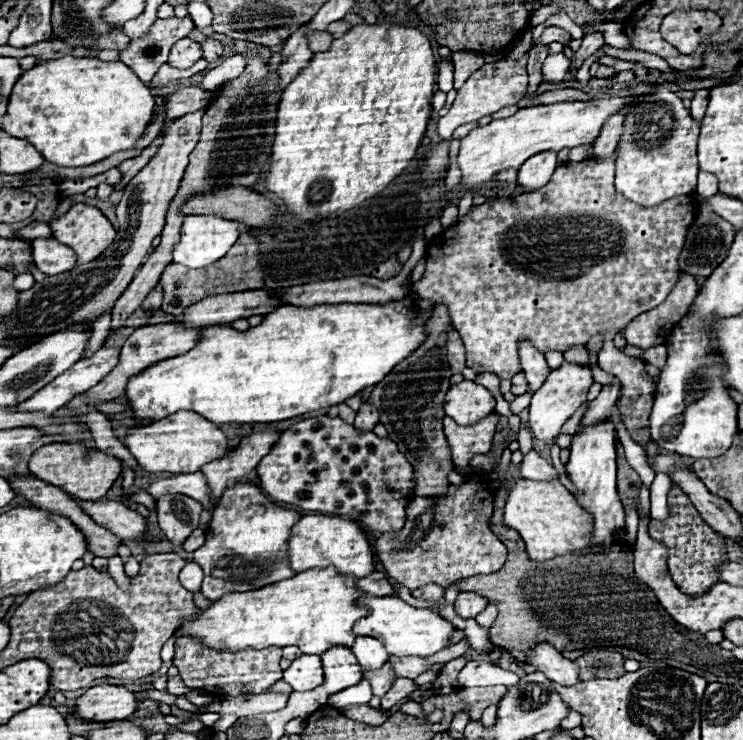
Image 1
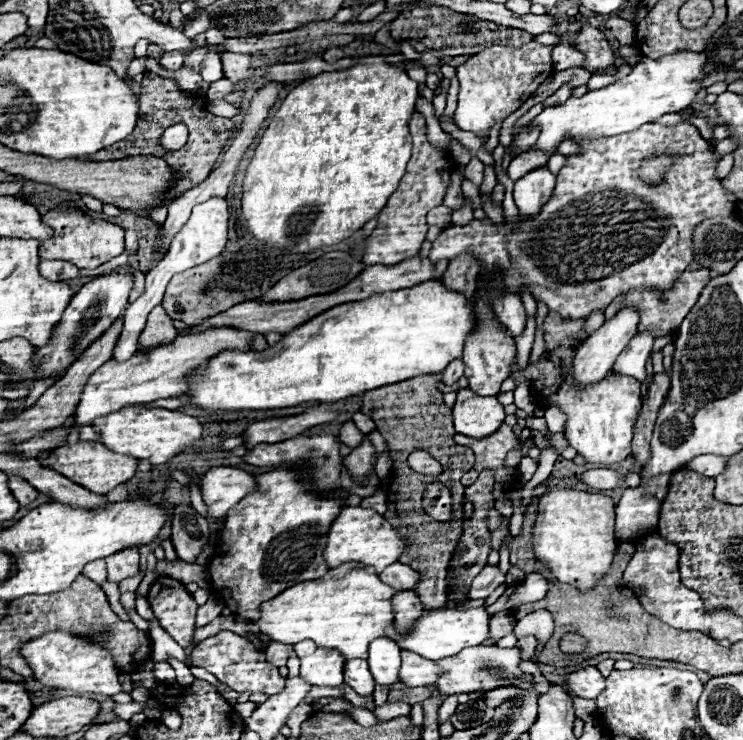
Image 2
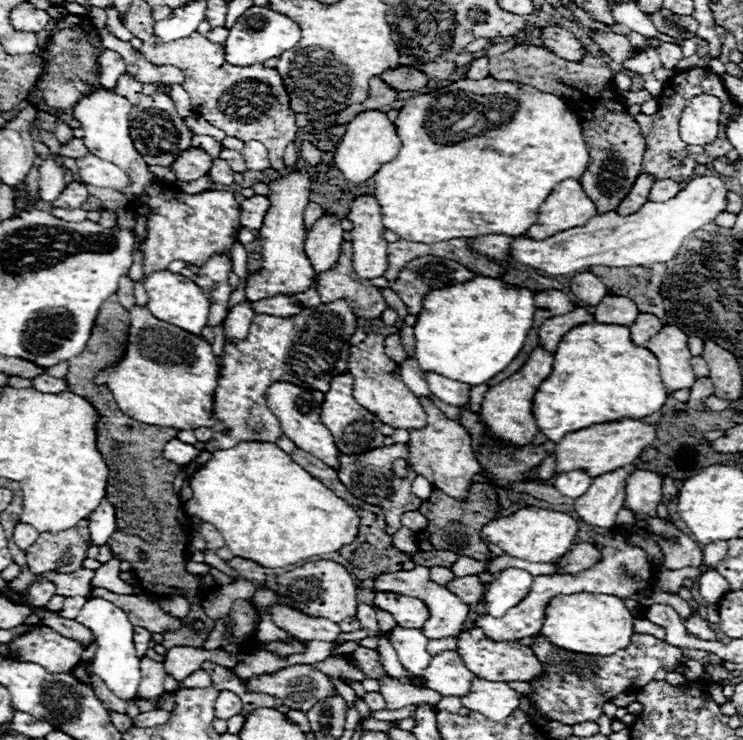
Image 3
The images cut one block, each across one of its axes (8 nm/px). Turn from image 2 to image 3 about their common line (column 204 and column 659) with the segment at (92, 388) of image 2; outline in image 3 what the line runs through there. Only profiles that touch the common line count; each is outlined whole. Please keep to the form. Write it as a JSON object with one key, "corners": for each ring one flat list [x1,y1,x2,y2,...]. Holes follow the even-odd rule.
{"corners":[[662,326,662,330,646,342,646,348,654,352,660,362,662,382,670,390,690,388,696,380,690,364,688,336,676,326]]}

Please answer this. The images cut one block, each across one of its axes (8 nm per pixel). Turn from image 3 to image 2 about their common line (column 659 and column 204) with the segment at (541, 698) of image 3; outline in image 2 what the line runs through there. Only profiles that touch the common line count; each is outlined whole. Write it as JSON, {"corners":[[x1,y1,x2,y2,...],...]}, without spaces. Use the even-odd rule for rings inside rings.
{"corners":[[222,630,216,636,210,636,198,642,188,658,188,664,204,668,206,672,214,674,220,682,230,686,236,692,264,692,268,696,274,696,274,694,280,694,280,690,284,690,286,678,280,676,276,666,266,662,264,650,234,632]]}

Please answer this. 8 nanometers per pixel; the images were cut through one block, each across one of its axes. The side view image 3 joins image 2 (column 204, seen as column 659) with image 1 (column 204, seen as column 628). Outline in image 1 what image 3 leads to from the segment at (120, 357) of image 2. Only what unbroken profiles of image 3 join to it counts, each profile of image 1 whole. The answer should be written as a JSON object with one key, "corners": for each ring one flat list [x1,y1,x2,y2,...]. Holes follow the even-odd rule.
{"corners":[[216,216,184,218,182,234,174,246,174,264,204,268,218,262,236,244,240,224]]}

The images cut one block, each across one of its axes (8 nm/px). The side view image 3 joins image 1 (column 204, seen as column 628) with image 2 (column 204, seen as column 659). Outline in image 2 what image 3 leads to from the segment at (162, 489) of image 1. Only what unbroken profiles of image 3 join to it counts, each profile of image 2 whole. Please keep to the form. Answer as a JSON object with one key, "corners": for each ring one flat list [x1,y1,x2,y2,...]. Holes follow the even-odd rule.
{"corners":[[230,466,210,468,200,480,200,492,208,508,208,518,212,520,226,518,228,510,236,502,240,502,254,486,256,486,254,476,244,470]]}

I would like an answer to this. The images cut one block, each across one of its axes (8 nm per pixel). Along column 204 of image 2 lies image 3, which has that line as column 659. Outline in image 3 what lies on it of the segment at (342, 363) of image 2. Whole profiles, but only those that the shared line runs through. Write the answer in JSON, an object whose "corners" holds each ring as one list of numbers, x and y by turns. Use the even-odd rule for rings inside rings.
{"corners":[[586,322,562,338,550,378,546,378,532,402,532,412,540,432,558,442,566,432,620,418,644,418,664,406,668,390,660,378,660,364,654,354,634,346,626,326,606,326]]}

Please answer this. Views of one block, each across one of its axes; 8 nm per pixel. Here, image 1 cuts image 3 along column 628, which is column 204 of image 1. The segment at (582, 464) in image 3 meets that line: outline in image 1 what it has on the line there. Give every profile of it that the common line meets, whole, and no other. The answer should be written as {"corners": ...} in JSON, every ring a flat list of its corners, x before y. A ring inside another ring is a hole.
{"corners":[[180,410,180,414,170,414,168,418,156,420,150,426,128,428,124,436,124,444,136,456,138,464,146,472,154,472,154,474,198,472,204,464,228,454,228,442,222,430,212,422,208,422,206,418,200,418,200,414,192,414,190,410]]}

